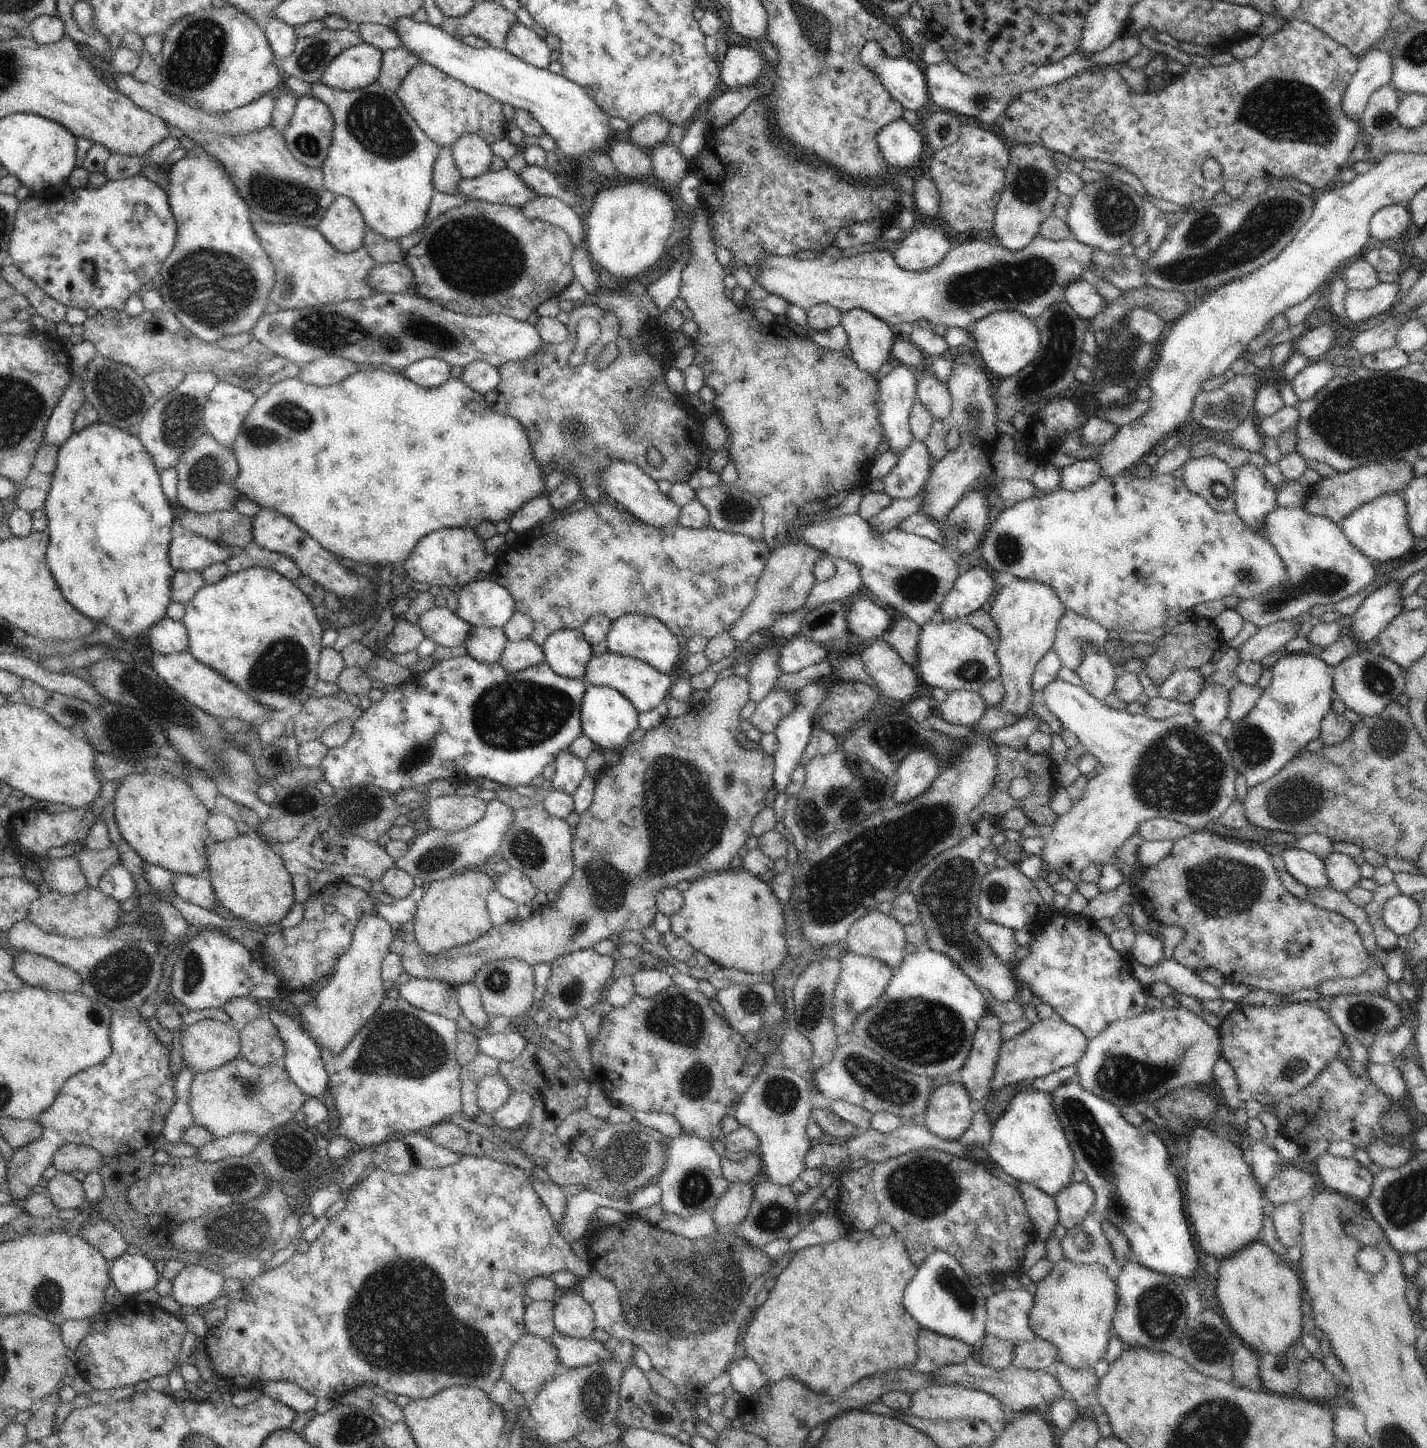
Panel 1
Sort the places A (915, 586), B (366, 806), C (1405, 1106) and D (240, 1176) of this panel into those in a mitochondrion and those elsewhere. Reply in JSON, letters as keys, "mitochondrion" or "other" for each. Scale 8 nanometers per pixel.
{"A":"mitochondrion","B":"mitochondrion","C":"other","D":"mitochondrion"}

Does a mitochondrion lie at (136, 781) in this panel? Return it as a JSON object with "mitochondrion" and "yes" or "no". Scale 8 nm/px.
{"mitochondrion":"no"}

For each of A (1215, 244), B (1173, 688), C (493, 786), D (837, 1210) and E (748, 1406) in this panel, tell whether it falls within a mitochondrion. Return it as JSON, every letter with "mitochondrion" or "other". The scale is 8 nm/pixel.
{"A":"mitochondrion","B":"other","C":"other","D":"other","E":"other"}

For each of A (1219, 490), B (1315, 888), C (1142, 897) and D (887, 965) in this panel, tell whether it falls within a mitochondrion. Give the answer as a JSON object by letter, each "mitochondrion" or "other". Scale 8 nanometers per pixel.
{"A":"mitochondrion","B":"other","C":"other","D":"other"}

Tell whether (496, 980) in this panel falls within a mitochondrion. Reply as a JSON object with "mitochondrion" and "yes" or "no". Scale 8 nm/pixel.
{"mitochondrion":"yes"}

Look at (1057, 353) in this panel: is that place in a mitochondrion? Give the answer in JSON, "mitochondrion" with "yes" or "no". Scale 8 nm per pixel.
{"mitochondrion":"yes"}

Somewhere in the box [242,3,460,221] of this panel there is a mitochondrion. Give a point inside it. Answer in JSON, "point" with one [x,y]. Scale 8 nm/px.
{"point":[373,121]}

